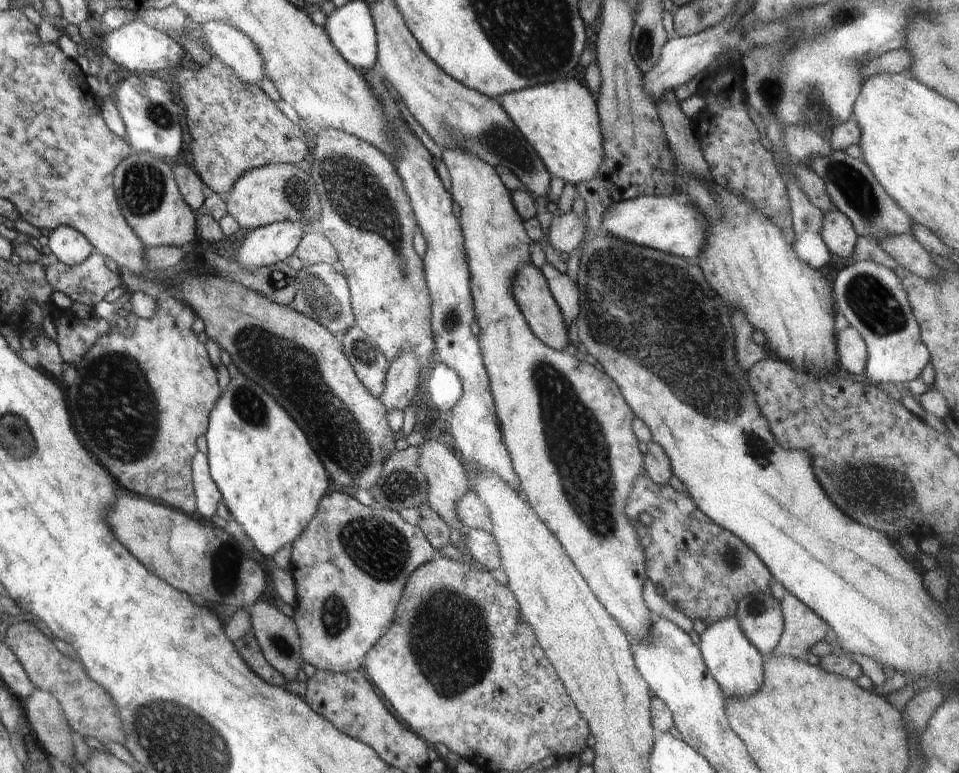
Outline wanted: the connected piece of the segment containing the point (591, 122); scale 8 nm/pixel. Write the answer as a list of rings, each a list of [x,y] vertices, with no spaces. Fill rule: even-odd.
[[[572,78],[560,79],[502,95],[500,104],[534,147],[552,178],[562,178],[578,186],[594,179],[603,163],[603,138],[598,122],[599,112],[590,90]]]

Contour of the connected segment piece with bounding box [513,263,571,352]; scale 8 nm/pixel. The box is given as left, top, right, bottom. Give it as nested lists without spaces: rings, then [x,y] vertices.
[[[533,264],[524,265],[517,273],[513,283],[513,293],[532,332],[550,348],[568,352],[567,346],[571,345],[571,343],[568,336],[567,324],[560,307],[557,306],[550,292],[543,272]]]

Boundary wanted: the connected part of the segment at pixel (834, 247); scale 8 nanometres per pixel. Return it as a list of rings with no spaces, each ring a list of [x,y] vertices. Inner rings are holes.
[[[838,209],[823,211],[821,237],[828,250],[840,258],[851,258],[854,245],[860,238],[850,219]]]

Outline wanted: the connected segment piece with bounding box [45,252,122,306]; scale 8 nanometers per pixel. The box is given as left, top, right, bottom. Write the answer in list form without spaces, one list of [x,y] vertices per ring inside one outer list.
[[[98,252],[77,265],[54,262],[45,272],[54,290],[86,306],[96,306],[110,290],[122,284],[120,274],[110,271]]]

